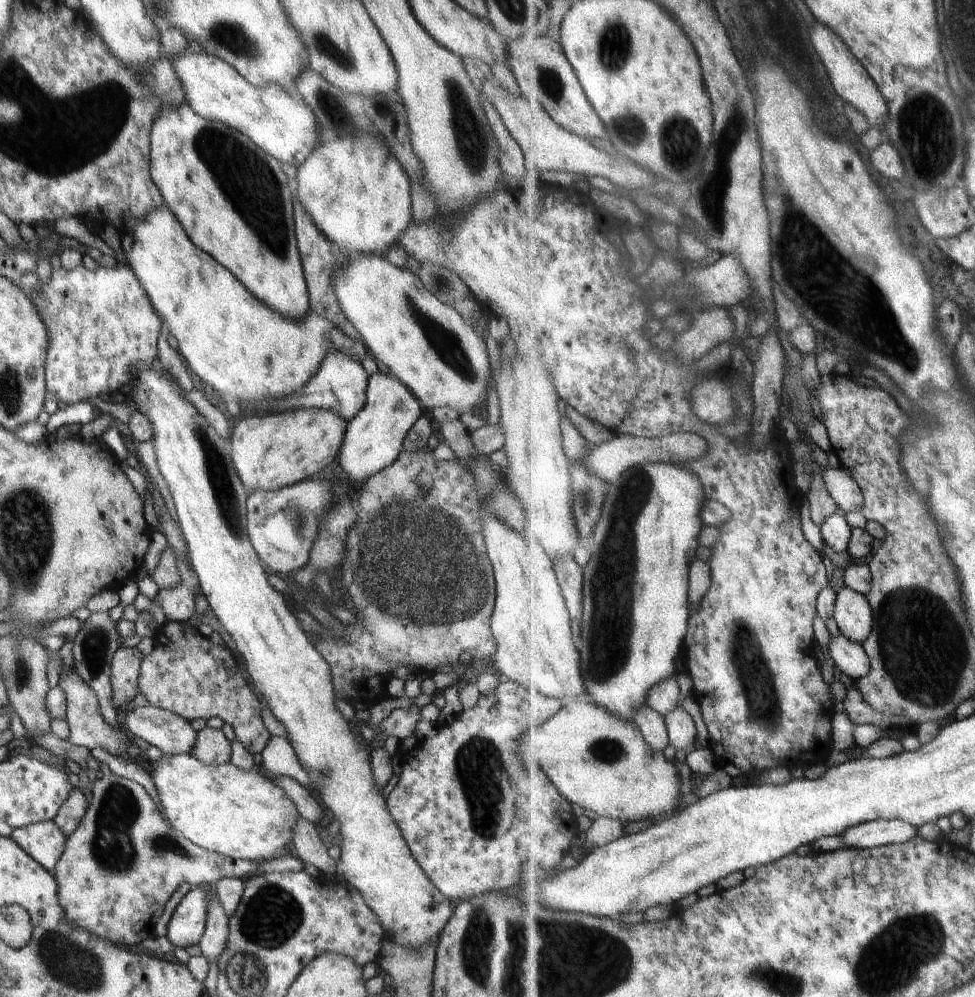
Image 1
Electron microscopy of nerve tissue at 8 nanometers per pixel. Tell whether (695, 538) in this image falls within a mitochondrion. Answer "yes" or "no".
no

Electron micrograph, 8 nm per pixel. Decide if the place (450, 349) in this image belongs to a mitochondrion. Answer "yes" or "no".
yes

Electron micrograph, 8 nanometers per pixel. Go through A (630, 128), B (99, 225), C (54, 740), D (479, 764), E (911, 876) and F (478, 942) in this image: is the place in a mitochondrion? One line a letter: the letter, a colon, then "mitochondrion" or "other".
A: mitochondrion
B: other
C: other
D: mitochondrion
E: other
F: mitochondrion

